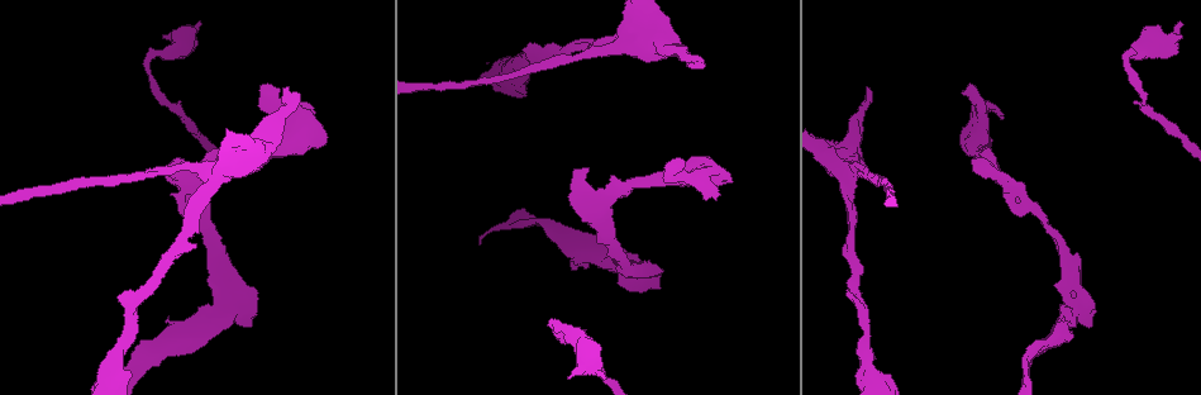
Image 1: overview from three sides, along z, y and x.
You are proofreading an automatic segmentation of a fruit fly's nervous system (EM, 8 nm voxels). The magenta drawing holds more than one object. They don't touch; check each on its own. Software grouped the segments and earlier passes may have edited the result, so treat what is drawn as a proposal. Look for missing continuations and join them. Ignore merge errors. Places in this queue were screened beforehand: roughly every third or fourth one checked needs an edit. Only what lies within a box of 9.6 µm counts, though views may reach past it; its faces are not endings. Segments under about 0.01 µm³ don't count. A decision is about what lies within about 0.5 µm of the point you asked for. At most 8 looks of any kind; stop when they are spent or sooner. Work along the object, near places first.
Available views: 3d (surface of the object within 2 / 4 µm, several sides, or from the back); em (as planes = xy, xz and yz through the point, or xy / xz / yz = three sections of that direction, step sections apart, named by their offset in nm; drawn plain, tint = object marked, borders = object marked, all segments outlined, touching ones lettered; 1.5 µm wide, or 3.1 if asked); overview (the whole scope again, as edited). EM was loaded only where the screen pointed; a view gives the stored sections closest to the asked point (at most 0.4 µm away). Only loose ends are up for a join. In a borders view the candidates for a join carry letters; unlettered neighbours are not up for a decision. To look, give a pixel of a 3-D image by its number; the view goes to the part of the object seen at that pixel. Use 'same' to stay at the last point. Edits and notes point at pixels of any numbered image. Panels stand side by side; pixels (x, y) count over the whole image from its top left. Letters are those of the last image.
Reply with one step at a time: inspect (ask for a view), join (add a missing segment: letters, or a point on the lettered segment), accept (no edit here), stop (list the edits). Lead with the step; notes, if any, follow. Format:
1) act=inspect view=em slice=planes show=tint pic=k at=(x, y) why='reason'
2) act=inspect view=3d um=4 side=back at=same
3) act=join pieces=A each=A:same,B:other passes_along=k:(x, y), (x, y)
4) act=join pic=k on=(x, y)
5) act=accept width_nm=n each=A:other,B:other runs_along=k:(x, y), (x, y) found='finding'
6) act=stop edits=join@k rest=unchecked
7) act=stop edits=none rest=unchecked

act=inspect view=3d um=2 pic=1 at=(979, 153) why='an open end'

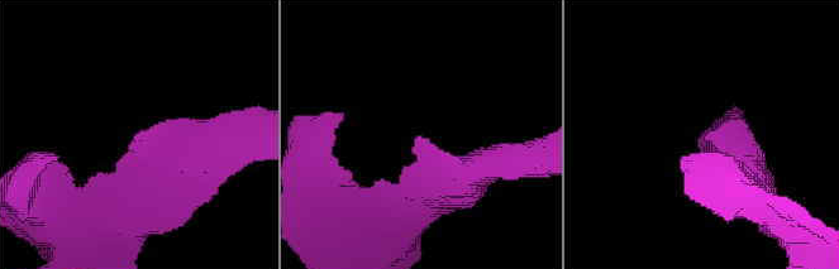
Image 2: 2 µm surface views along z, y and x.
act=inspect view=em slice=xy step=4 show=borders pic=2 at=(706, 138)

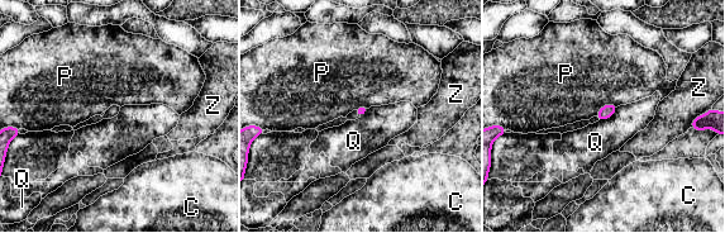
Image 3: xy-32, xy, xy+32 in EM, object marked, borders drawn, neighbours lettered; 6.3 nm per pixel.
act=accept longest_contact=P:160nm each=C:other,P:other,Q:other,Z:other border=3:(618, 107), (611, 115), (599, 120) found='none of them fits'

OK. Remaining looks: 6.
act=inspect view=em slice=planes show=borders pic=1 at=(1015, 212) why='branch stops here'

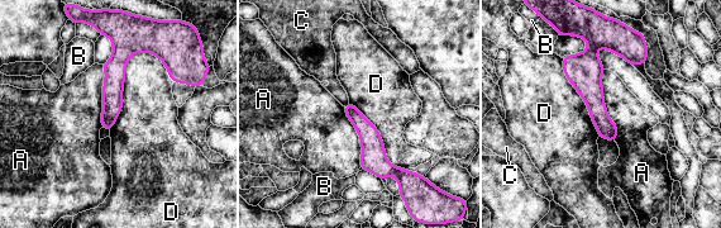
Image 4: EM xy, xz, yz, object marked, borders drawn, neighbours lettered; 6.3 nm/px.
act=accept each=A:other,B:other,C:other,D:other found='no lettered segment goes on from it'

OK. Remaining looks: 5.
act=inspect view=em slice=planes show=borders pic=1 at=(1180, 21)

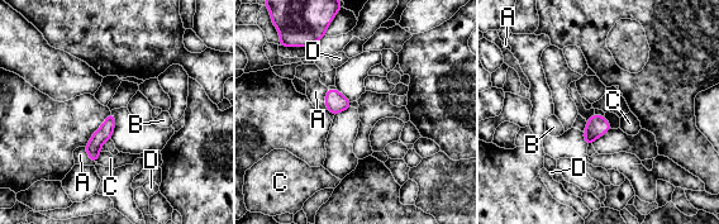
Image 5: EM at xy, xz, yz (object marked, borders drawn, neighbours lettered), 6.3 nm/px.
act=accept longest_contact=A:140nm each=A:other,B:other,C:other,D:other border=5:(328, 89), (325, 109) found='none of them fits'

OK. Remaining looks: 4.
act=stop edits=none rest=unchecked

